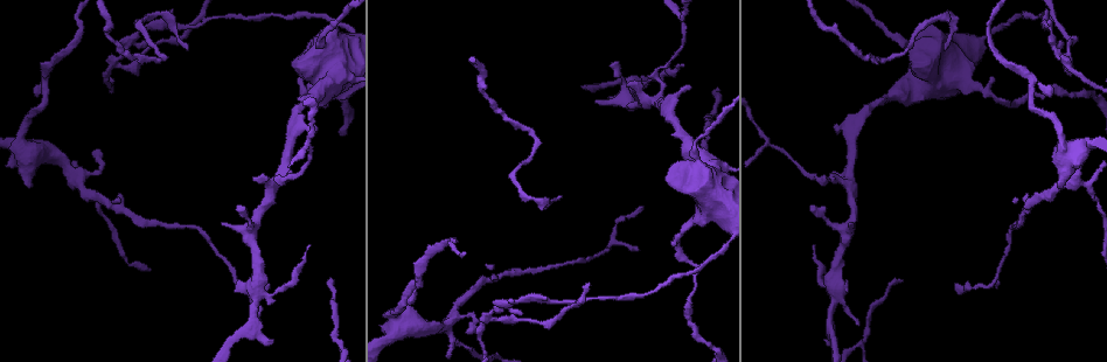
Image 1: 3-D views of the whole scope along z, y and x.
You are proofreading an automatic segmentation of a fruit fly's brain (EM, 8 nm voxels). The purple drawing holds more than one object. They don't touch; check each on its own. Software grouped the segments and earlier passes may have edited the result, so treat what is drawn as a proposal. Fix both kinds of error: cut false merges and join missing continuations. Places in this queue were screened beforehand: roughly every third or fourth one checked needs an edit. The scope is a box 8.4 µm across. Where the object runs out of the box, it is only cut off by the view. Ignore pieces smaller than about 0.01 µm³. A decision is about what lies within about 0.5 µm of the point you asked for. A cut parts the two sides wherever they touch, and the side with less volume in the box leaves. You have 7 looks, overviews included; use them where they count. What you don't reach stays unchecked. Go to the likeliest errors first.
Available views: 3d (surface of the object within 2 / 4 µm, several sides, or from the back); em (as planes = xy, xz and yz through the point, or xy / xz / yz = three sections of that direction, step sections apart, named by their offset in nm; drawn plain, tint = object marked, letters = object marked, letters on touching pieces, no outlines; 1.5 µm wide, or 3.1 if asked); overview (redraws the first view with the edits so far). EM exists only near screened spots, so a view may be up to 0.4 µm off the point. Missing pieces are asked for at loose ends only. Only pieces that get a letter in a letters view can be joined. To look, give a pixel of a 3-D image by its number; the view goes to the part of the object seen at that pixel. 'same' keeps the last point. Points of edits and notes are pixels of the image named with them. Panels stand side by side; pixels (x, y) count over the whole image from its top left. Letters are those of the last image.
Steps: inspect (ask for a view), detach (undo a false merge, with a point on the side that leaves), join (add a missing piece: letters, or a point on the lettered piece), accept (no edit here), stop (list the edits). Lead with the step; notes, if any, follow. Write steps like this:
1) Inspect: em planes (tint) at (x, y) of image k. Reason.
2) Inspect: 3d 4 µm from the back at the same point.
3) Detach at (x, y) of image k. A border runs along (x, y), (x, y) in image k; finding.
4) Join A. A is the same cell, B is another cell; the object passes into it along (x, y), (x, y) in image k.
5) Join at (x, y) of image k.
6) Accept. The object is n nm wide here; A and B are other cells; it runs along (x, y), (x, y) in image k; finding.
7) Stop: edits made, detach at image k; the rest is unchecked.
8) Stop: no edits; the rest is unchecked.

Inspect: em planes (tint) at (847, 291) of image 1.

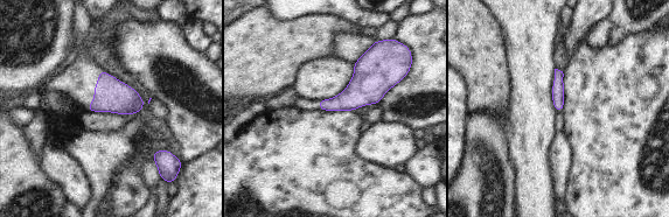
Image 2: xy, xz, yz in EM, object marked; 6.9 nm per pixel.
Inspect: em planes (letters) at the same point.

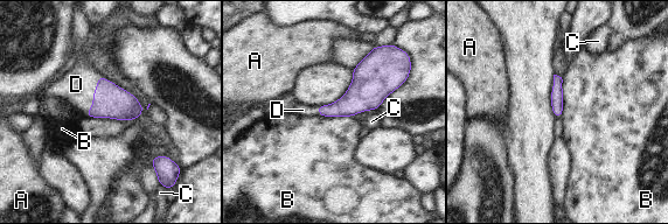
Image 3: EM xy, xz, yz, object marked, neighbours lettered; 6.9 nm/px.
Join D. D is the same cell, A, B and C are other cells; the object passes into it along (110, 100), (92, 95), (76, 84) in image 3; the neuron continues.

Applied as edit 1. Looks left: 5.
Inspect: em planes (tint) at (898, 41) of image 1. Thick turns thin.

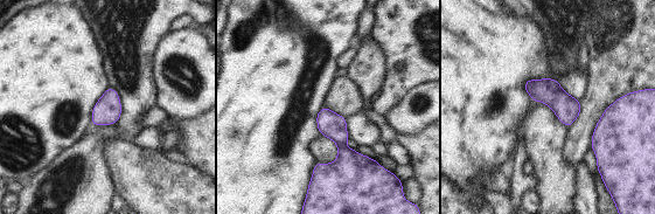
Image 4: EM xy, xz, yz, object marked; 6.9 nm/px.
Inspect: em planes (letters) at the same point. See the neighbours.

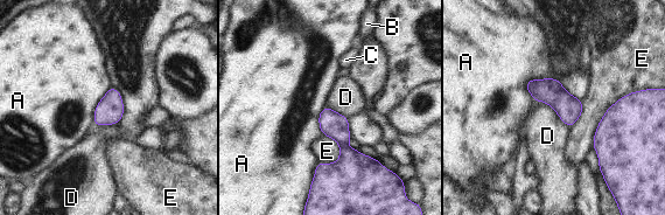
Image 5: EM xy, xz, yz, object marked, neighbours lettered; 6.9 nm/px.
Accept. The longest contact is with E, 500 nm; A, B, C, D and E are other cells; one neuron here.

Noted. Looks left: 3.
Inspect: em planes (tint) at (481, 327) of image 1. Sharp bend.

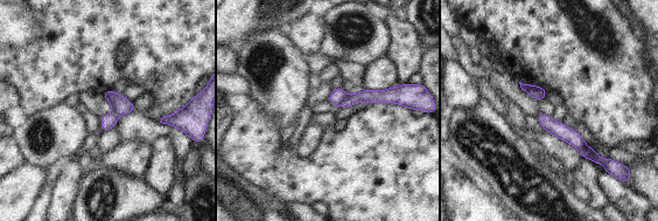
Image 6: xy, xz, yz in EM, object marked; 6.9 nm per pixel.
Inspect: em planes (letters) at the same point.

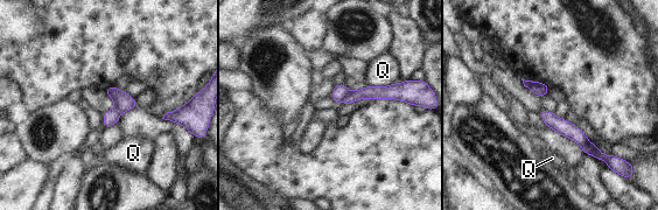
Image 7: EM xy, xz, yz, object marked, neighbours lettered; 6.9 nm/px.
Detach at (340, 91) of image 7. The object is 110 nm wide here; Q is another cell; a second neuron is stuck on.

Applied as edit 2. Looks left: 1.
Stop: edits made, join at image 3, detach at image 7; the rest is unchecked.

